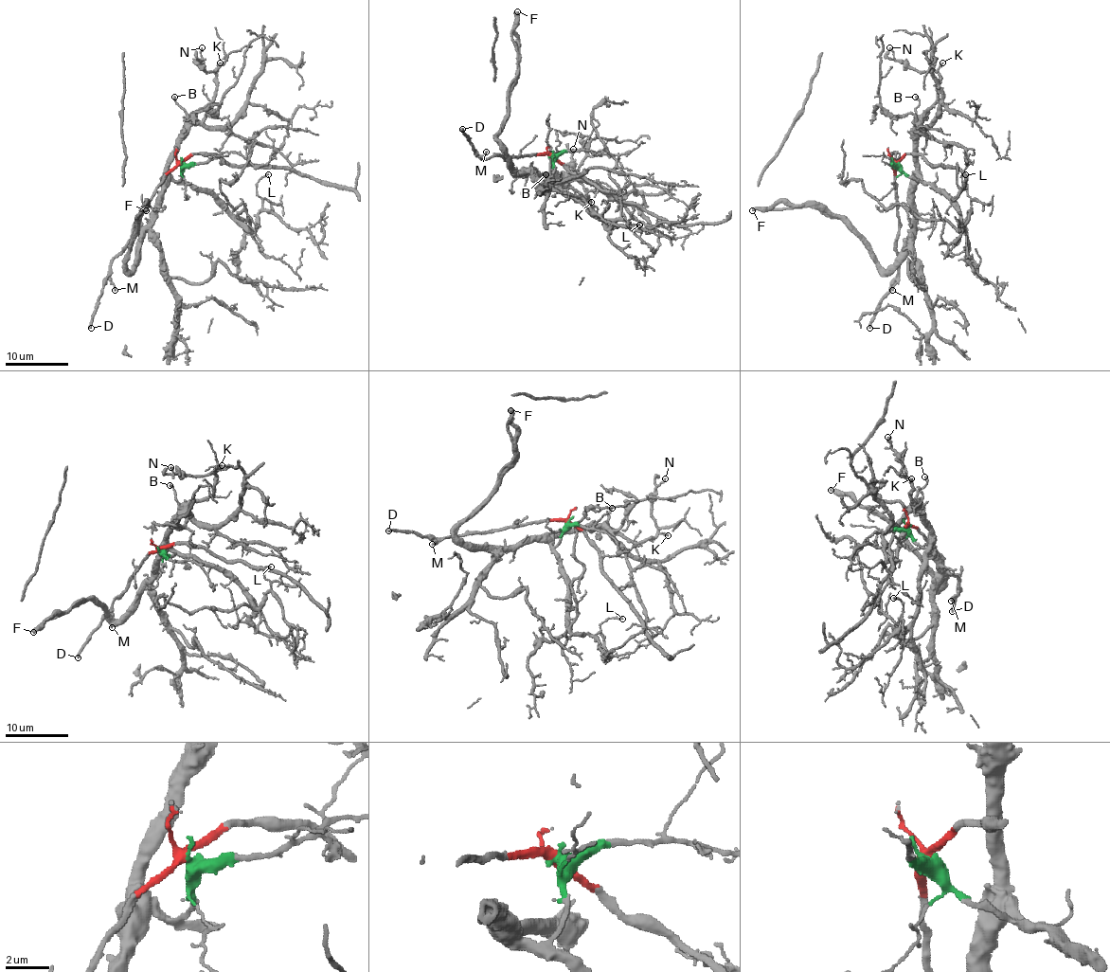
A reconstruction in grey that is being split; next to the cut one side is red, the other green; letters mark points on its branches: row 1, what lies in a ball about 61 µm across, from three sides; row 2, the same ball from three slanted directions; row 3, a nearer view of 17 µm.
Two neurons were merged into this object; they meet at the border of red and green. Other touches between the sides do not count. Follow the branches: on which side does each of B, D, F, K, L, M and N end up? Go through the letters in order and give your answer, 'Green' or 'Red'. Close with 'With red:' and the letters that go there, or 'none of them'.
B: Green
D: Red
F: Green
K: Green
L: Green
M: Red
N: Green
With red: D, M

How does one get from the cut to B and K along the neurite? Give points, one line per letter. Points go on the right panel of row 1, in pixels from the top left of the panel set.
B: (895, 163), (919, 181), (916, 119), (919, 103), (916, 96)
K: (895, 163), (919, 181), (917, 126), (923, 113), (938, 98), (938, 67), (942, 62)

